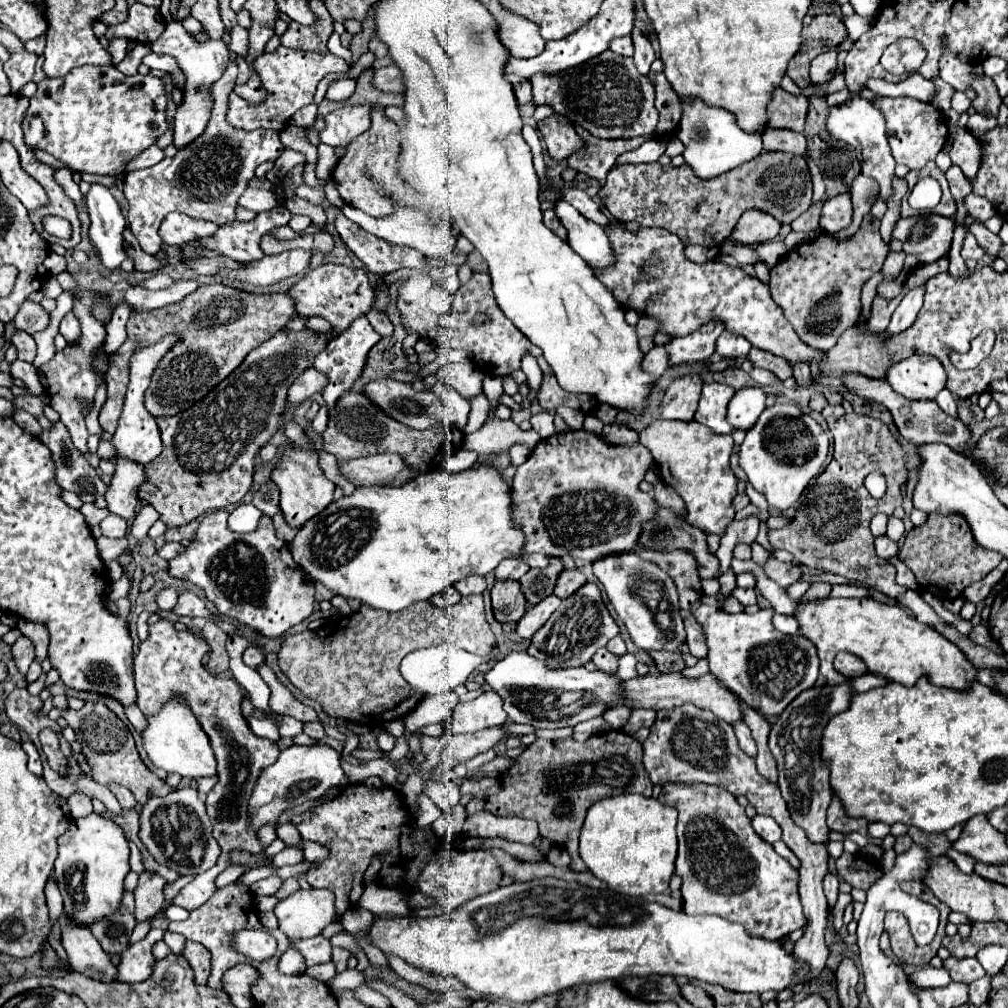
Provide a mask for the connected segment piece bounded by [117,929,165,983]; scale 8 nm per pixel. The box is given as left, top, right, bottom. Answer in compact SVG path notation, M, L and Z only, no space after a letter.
M151 929L149 935L139 941L133 943L123 955L121 955L121 963L117 967L117 981L125 981L125 983L141 983L151 975L151 965L155 965L155 957L151 953L153 945L163 937L163 929Z

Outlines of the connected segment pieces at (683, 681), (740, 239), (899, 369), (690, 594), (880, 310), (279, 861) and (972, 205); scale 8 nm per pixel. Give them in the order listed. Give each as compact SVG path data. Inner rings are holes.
M667 673L667 675L645 675L645 677L635 677L629 681L621 681L623 693L615 699L615 705L625 705L625 707L643 707L643 709L677 709L685 703L693 703L701 709L713 711L719 719L725 719L729 723L743 721L743 711L741 711L741 697L731 693L721 681L713 675L707 673L697 679L687 679L681 673Z
M745 211L741 219L737 221L731 237L725 243L735 243L735 245L759 245L765 241L771 241L779 235L781 223L765 213L765 211Z
M913 355L889 369L887 383L909 401L935 401L939 391L945 389L947 373L935 357Z
M635 549L635 555L655 561L663 571L671 575L679 591L679 603L683 611L689 611L691 605L701 597L701 579L697 573L695 557L687 551L673 553L655 553L649 549Z
M897 296L897 299L893 301L885 301L881 297L875 297L873 301L873 311L871 311L871 319L867 323L867 329L871 329L871 333L881 333L887 329L889 321L891 321L891 315L895 311L895 307L899 305L902 296Z
M285 847L281 853L277 853L277 855L273 857L273 865L275 865L275 867L295 865L295 863L299 863L299 861L303 861L303 855L301 855L301 849L297 849L297 847Z
M969 193L967 197L963 197L963 203L965 203L965 209L971 217L979 217L981 221L987 221L989 217L995 215L995 207L991 205L991 201L987 201L985 197L981 195L975 195L975 193Z

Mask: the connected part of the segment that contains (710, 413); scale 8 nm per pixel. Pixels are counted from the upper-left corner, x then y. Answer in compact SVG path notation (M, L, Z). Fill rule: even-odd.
M707 383L701 393L701 401L695 413L695 421L701 425L707 425L717 435L729 435L731 423L725 421L727 417L727 405L731 397L735 395L735 389L723 383Z

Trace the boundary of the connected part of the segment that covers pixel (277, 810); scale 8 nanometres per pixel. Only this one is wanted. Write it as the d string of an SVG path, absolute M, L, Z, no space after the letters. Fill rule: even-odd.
M319 743L305 745L305 747L291 745L291 747L283 749L277 763L263 769L261 777L255 785L253 797L249 801L249 813L251 813L253 827L259 829L269 821L277 821L279 815L287 807L301 805L307 799L317 799L323 793L327 793L329 787L343 785L347 781L347 777L343 773L341 761L343 761L343 753L329 745L319 745Z

